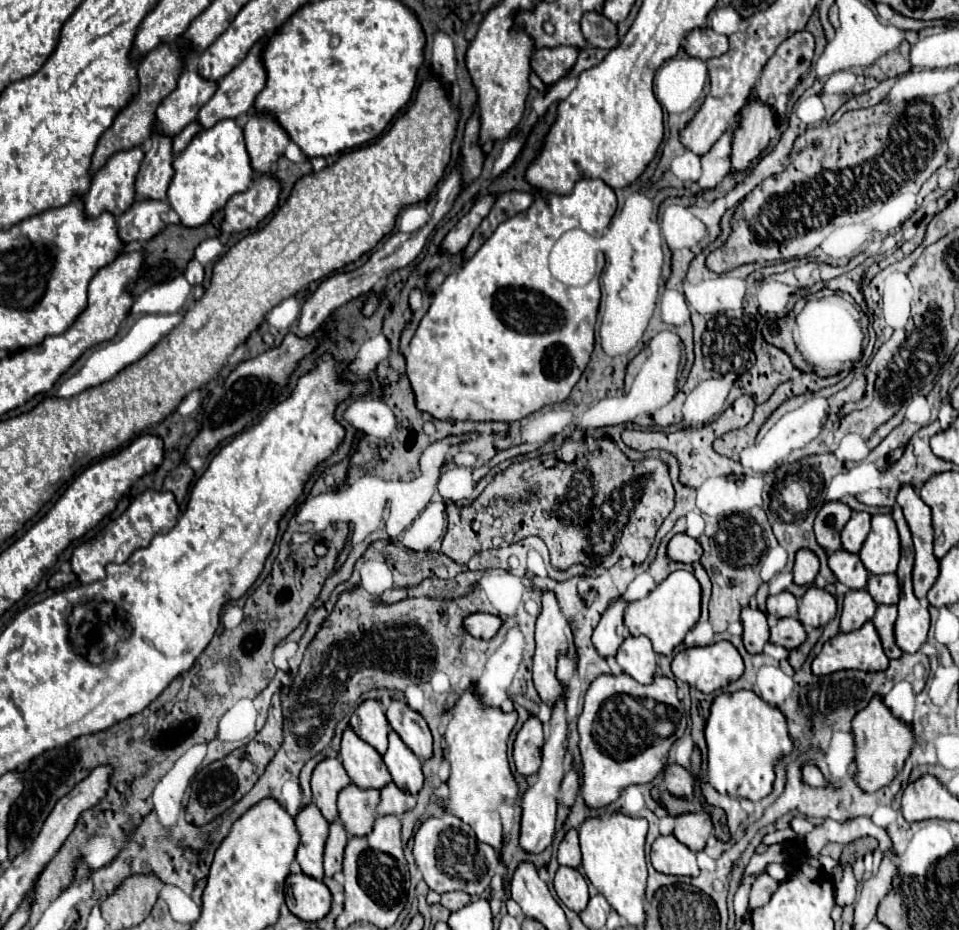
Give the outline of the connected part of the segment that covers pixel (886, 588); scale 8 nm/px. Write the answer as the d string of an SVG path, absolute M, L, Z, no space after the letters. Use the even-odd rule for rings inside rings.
M883 574L881 578L869 576L867 592L877 604L895 604L899 598L899 586L895 574Z

